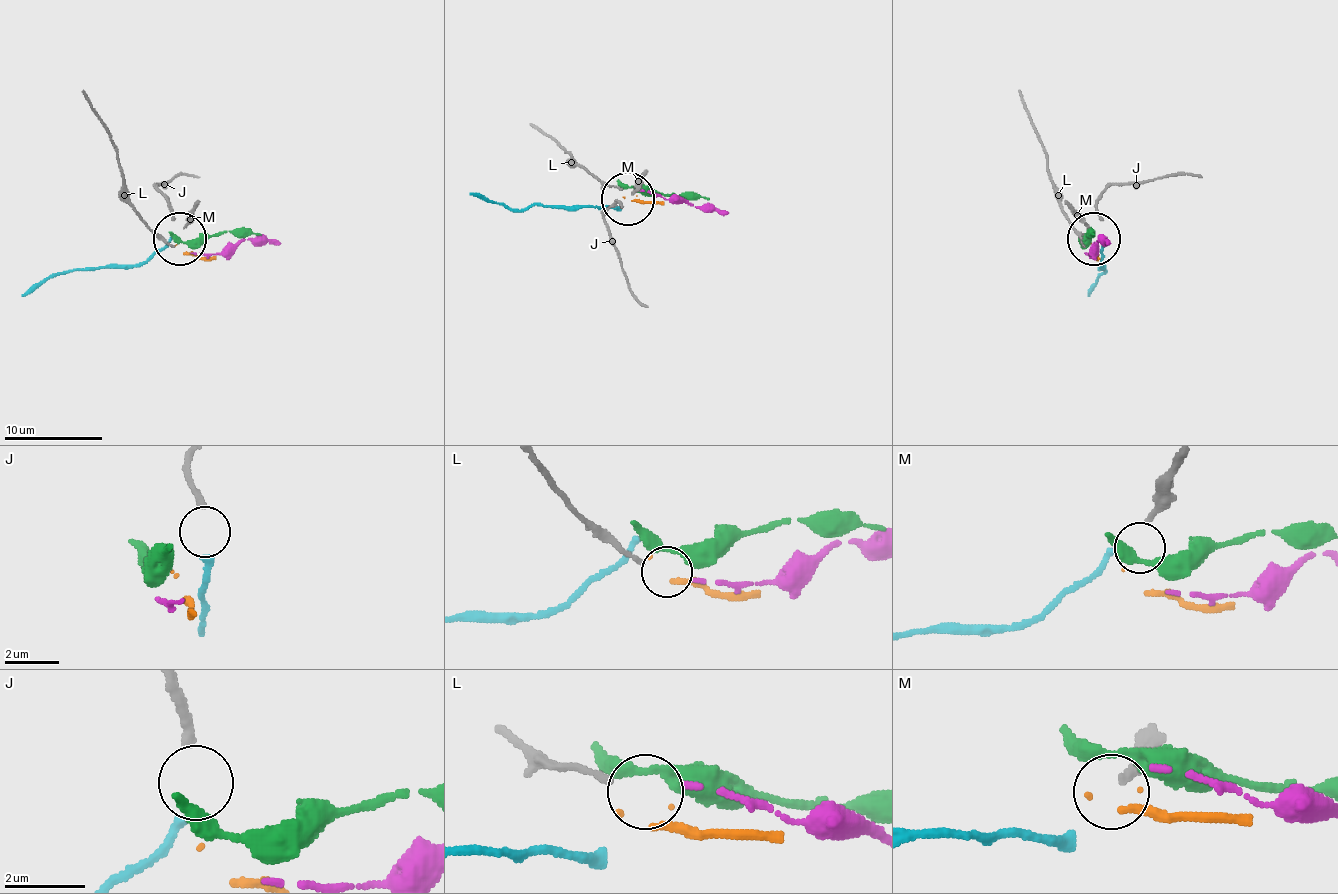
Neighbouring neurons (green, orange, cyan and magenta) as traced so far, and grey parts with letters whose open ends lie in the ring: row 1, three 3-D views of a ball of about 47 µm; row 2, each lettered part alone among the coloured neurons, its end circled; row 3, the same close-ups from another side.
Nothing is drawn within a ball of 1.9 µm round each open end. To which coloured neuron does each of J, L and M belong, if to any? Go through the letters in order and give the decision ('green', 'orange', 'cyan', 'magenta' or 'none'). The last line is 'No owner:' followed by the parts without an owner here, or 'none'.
J: cyan
L: magenta
M: none
No owner: M

